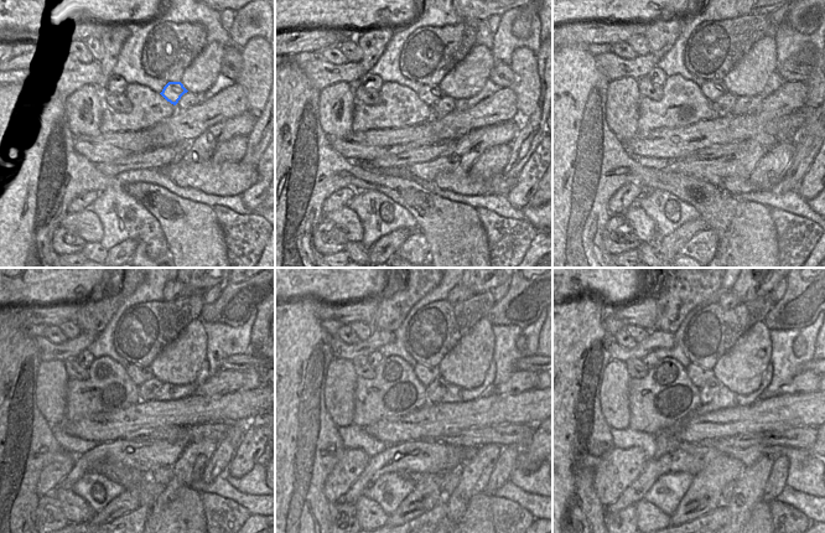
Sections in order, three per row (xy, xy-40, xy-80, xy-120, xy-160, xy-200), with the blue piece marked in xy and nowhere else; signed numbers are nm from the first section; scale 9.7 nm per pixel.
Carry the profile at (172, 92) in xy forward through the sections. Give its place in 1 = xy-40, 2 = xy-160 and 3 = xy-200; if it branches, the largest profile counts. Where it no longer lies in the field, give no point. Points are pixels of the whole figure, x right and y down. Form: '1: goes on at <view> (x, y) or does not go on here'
1: goes on at xy-40 (450, 92)
2: goes on at xy-160 (425, 374)
3: goes on at xy-200 (698, 374)

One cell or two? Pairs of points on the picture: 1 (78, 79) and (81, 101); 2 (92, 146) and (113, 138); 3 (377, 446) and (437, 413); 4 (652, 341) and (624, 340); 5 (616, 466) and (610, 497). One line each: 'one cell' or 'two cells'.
1: two cells
2: one cell
3: two cells
4: two cells
5: one cell

